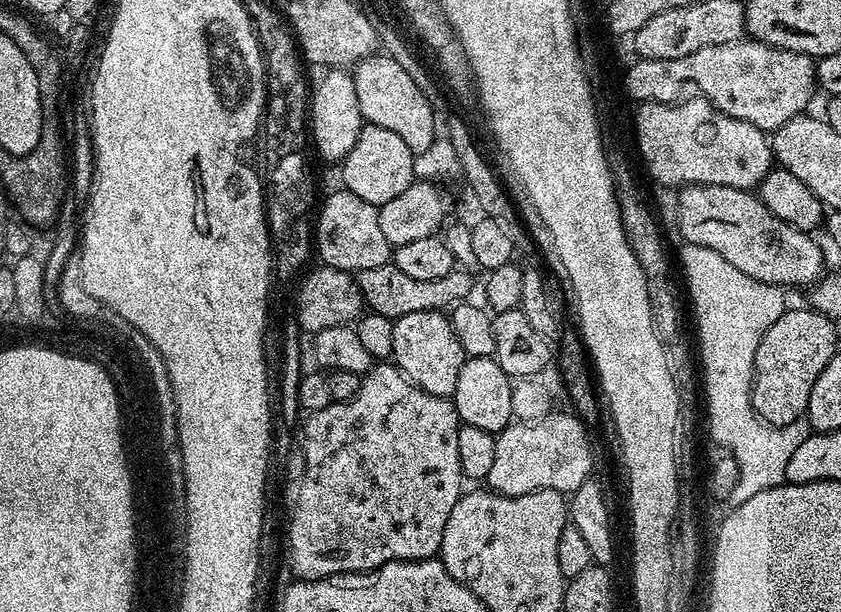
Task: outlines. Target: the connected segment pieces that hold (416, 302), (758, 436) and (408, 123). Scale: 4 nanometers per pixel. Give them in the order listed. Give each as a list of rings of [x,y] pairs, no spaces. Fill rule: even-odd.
[[[389,262],[374,269],[357,272],[354,277],[356,284],[360,287],[365,305],[371,311],[395,322],[406,314],[448,310],[467,301],[471,297],[468,295],[472,292],[472,280],[464,272],[467,271],[453,270],[450,274],[446,274],[446,278],[434,278],[431,282],[421,282],[419,278],[409,278],[407,274],[402,274],[402,270],[398,270],[395,264]]]
[[[685,243],[683,247],[680,264],[684,267],[692,308],[696,311],[696,332],[700,335],[698,364],[702,369],[702,404],[708,407],[708,432],[713,442],[721,444],[727,455],[736,461],[736,485],[727,501],[735,506],[750,502],[750,498],[762,494],[762,490],[785,483],[786,466],[794,450],[810,435],[810,427],[807,419],[801,418],[785,428],[773,428],[760,419],[752,405],[754,358],[762,334],[780,317],[781,289],[742,274],[742,270],[730,266],[722,254],[714,254],[714,250],[706,246]]]
[[[370,55],[357,61],[350,75],[358,96],[360,113],[367,123],[383,126],[385,130],[394,130],[394,134],[398,134],[398,138],[402,138],[402,142],[406,142],[414,154],[427,150],[435,139],[432,106],[418,82],[414,82],[414,78],[410,78],[410,74],[398,66],[393,56]]]

